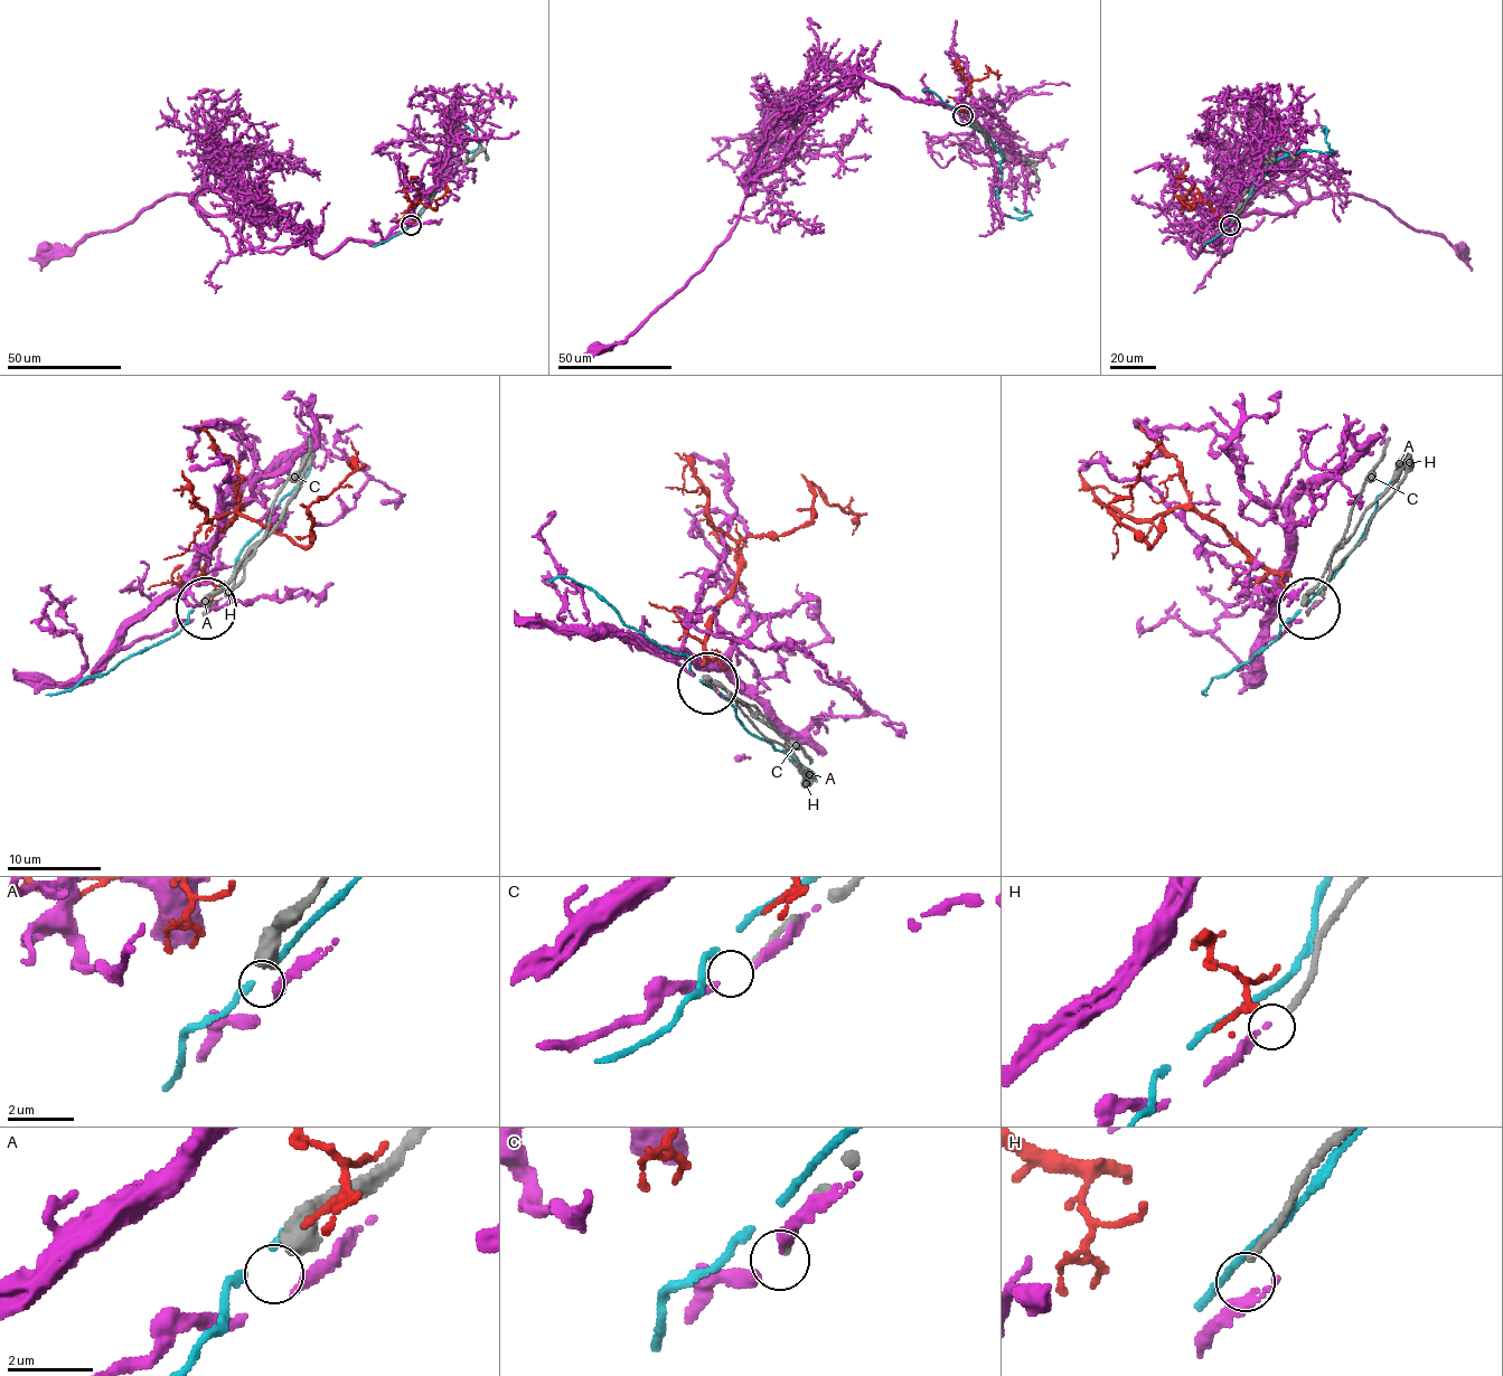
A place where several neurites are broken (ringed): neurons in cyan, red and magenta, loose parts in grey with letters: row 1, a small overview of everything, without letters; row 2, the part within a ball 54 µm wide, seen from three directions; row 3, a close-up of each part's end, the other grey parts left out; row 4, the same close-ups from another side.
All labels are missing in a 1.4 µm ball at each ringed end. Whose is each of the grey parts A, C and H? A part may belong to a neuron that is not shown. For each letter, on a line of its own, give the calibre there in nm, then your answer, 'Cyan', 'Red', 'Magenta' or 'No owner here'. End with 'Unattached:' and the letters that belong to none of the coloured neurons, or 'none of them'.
A: Thickness 550 nm. No owner here
C: Thickness 200 nm. No owner here
H: Thickness 180 nm. No owner here
Unattached: A, C, H

